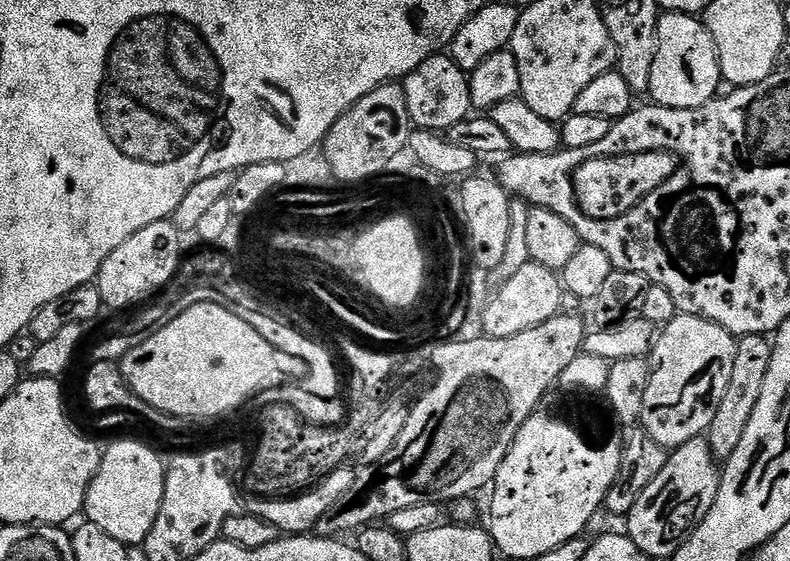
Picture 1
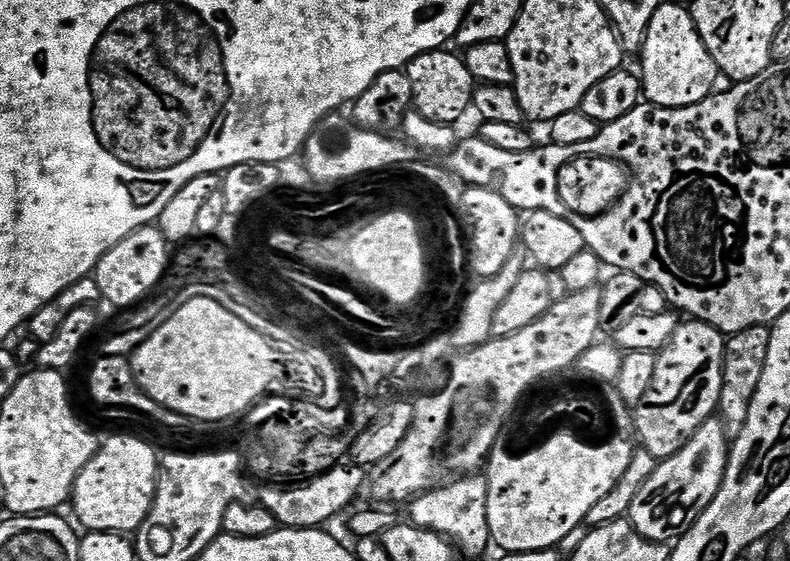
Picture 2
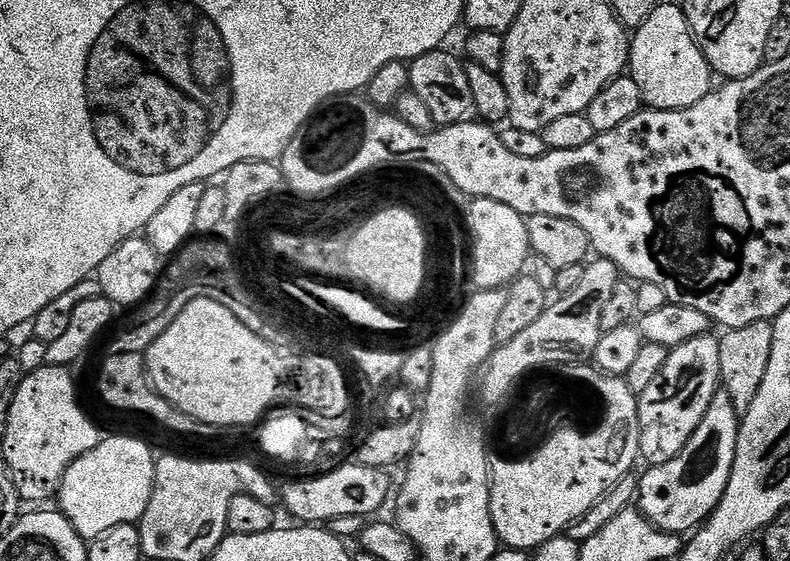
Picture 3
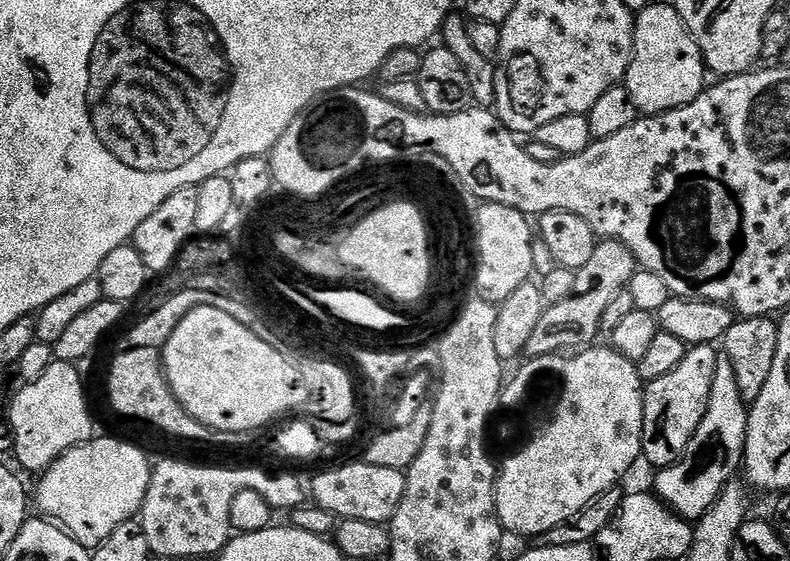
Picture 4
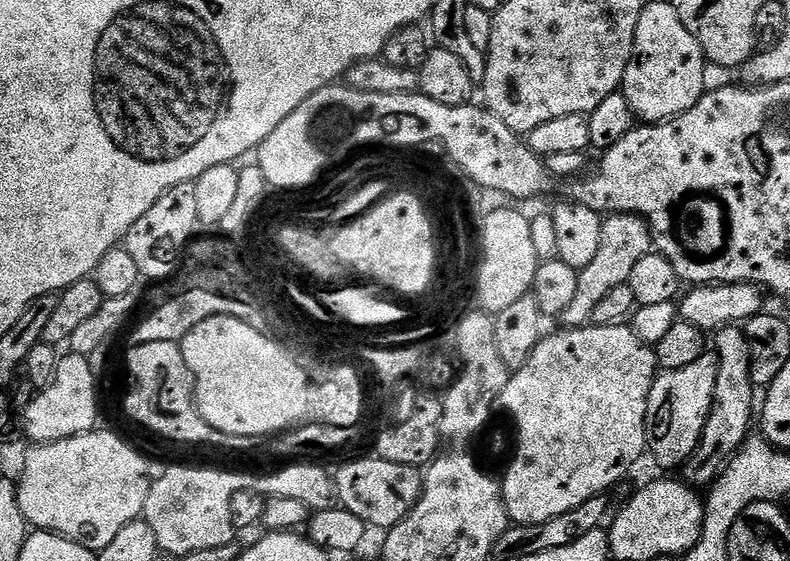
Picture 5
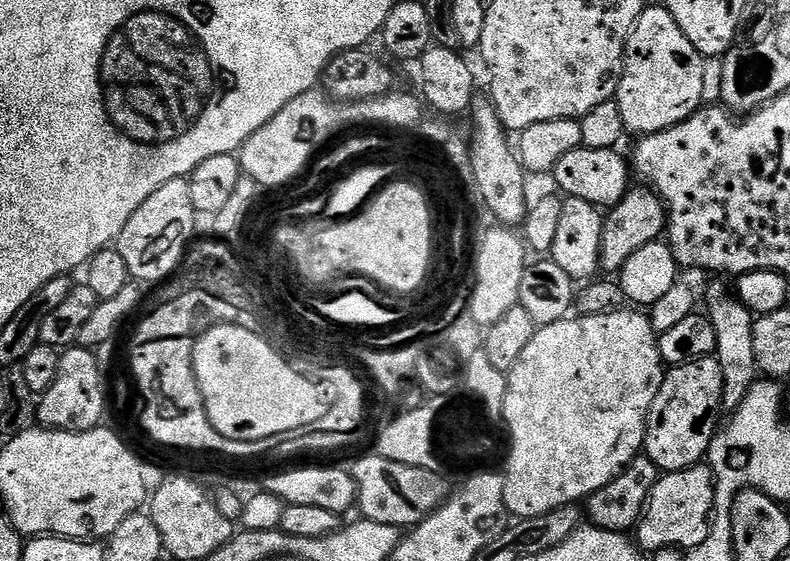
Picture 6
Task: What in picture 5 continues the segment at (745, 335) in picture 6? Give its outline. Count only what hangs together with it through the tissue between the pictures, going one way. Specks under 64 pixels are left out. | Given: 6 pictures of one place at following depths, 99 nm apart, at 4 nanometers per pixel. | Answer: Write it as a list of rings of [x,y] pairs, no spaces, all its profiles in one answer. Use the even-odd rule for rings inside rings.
[[[729,326],[721,328],[715,333],[714,339],[716,339],[714,351],[718,358],[718,382],[714,382],[714,402],[712,403],[710,414],[706,418],[706,426],[702,430],[702,438],[698,442],[695,452],[682,466],[682,479],[684,483],[691,484],[697,490],[707,489],[714,483],[721,470],[727,466],[728,461],[740,451],[744,441],[748,439],[753,431],[752,420],[754,424],[754,412],[752,416],[752,407],[755,404],[757,407],[758,404],[758,396],[756,400],[758,389],[752,383],[752,375],[750,374],[750,346],[744,337],[743,327]]]

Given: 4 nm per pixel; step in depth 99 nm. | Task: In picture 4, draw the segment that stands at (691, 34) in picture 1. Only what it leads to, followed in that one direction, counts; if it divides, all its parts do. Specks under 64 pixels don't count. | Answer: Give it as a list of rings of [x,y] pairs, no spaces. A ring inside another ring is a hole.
[[[654,2],[649,8],[639,9],[634,19],[636,33],[632,47],[632,61],[628,67],[628,73],[624,75],[622,86],[630,94],[630,102],[634,102],[637,113],[644,116],[657,116],[694,102],[694,98],[698,98],[706,87],[706,81],[704,81],[706,65],[699,46],[692,40],[675,7],[671,3]]]

